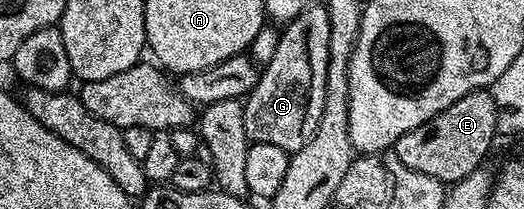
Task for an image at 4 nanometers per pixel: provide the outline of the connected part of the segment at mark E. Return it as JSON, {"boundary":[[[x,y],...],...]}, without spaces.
{"boundary":[[[490,91],[470,92],[465,94],[465,98],[453,102],[453,106],[441,110],[429,122],[417,126],[417,130],[397,138],[393,155],[405,162],[409,170],[417,170],[417,174],[429,174],[429,178],[437,178],[444,186],[450,186],[486,161],[483,159],[491,143],[497,140],[496,126],[497,106]]]}

